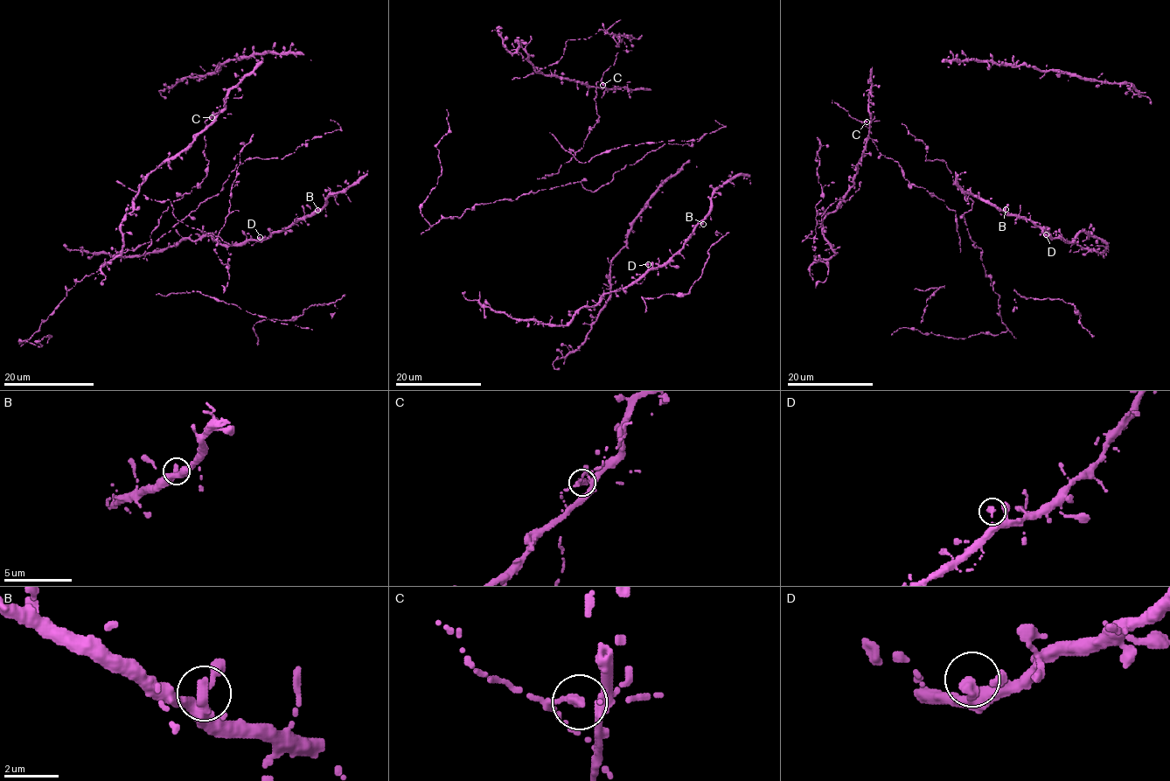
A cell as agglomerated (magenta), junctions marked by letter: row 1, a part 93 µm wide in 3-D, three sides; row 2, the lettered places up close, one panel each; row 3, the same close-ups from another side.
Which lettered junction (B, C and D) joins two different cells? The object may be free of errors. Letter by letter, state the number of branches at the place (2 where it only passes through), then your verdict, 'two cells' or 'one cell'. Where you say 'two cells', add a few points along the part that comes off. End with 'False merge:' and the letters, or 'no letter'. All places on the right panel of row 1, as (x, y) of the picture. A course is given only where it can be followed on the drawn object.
B: 1 | one cell
C: 1 | two cells
D: 1 | one cell
False merge: C

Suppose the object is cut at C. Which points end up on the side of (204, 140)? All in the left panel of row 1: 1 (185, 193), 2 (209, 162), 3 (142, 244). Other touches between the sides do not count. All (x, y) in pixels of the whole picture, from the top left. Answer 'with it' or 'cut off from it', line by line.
1: with it
2: with it
3: cut off from it

